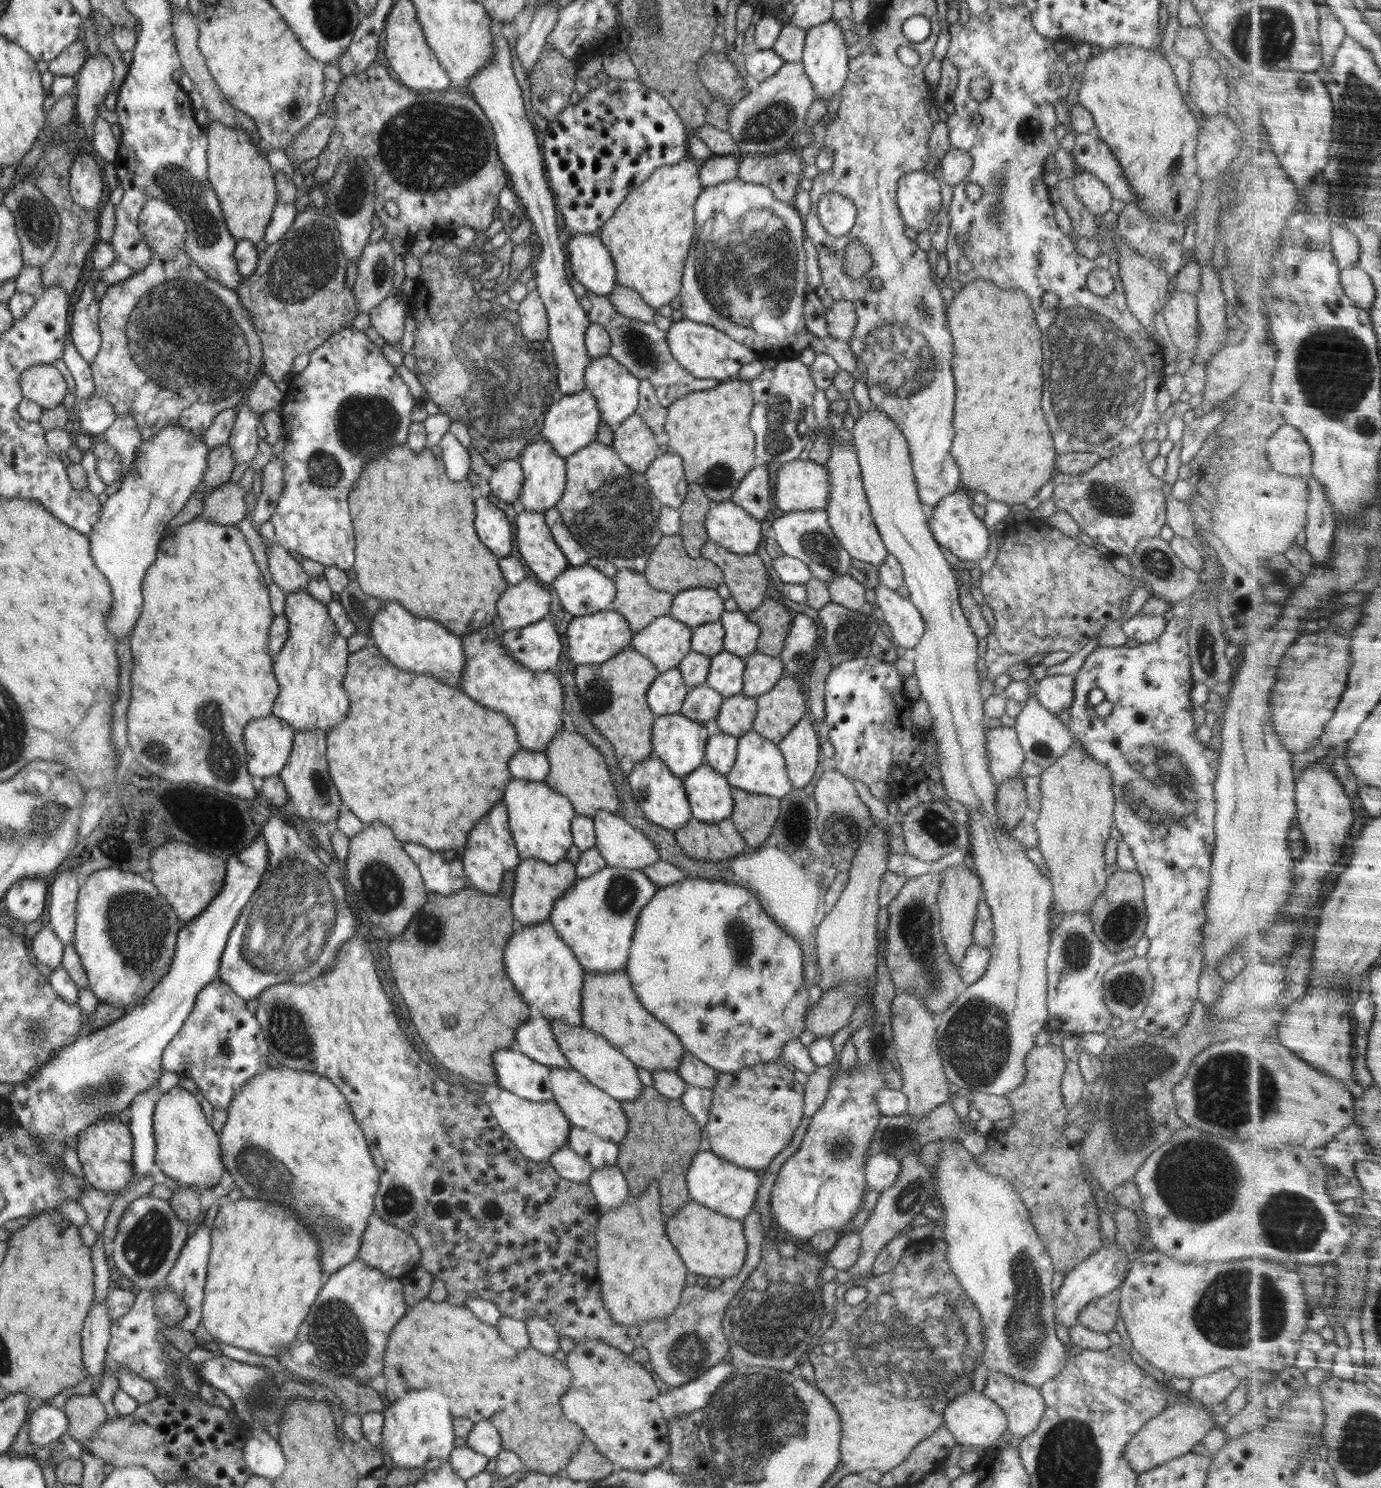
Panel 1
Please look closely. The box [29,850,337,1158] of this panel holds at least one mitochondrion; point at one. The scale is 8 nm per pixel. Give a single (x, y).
(134, 922)

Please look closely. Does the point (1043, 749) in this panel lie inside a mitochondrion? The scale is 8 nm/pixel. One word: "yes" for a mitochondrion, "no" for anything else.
yes

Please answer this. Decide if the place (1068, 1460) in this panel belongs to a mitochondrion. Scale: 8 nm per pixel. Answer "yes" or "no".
yes

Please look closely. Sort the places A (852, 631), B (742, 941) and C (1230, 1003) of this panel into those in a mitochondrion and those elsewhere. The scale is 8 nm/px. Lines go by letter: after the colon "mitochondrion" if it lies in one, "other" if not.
A: mitochondrion
B: mitochondrion
C: other

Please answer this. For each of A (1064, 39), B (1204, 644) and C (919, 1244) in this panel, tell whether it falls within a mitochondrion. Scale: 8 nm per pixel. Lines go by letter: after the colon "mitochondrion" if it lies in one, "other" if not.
A: other
B: mitochondrion
C: other

